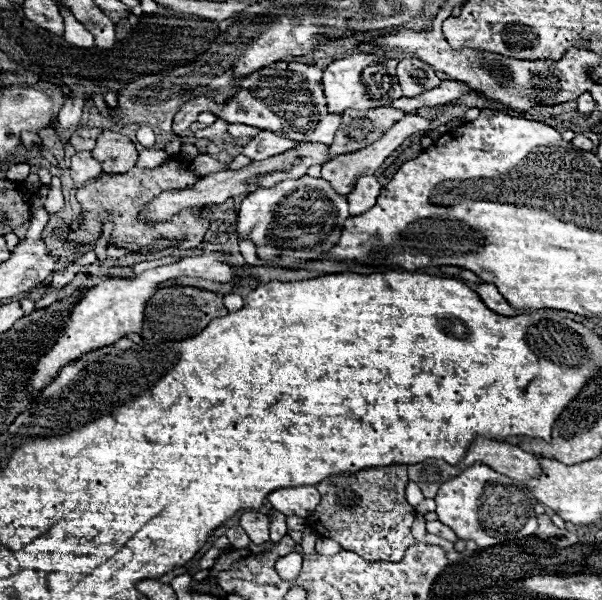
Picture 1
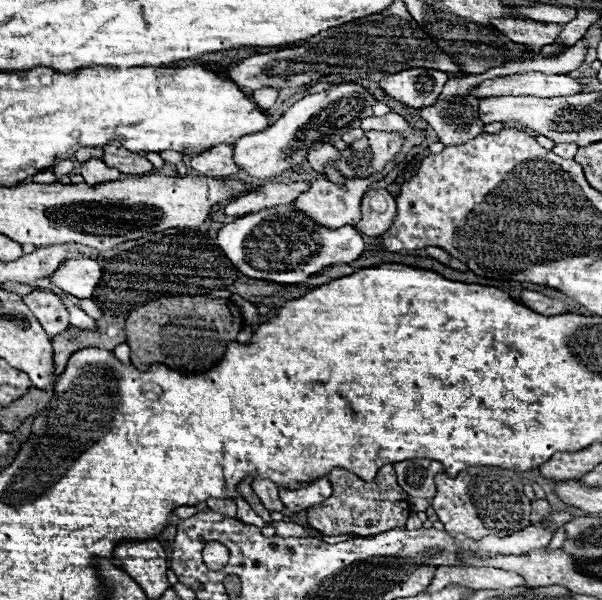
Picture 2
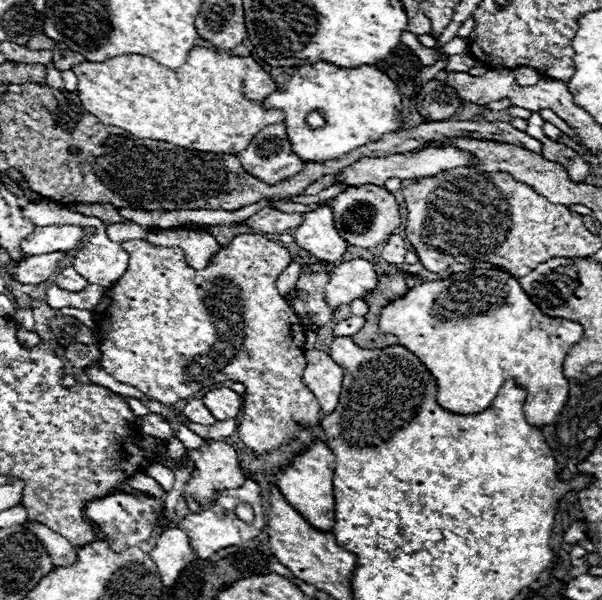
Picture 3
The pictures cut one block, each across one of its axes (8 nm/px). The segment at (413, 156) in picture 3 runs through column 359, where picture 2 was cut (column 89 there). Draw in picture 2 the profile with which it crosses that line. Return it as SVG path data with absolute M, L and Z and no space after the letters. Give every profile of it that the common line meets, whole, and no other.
M92 158L92 160L84 162L82 168L80 168L80 174L84 176L86 184L90 184L90 186L104 184L104 182L114 182L114 180L120 178L118 170L110 170L110 168L108 168L102 160L98 160L98 158Z

